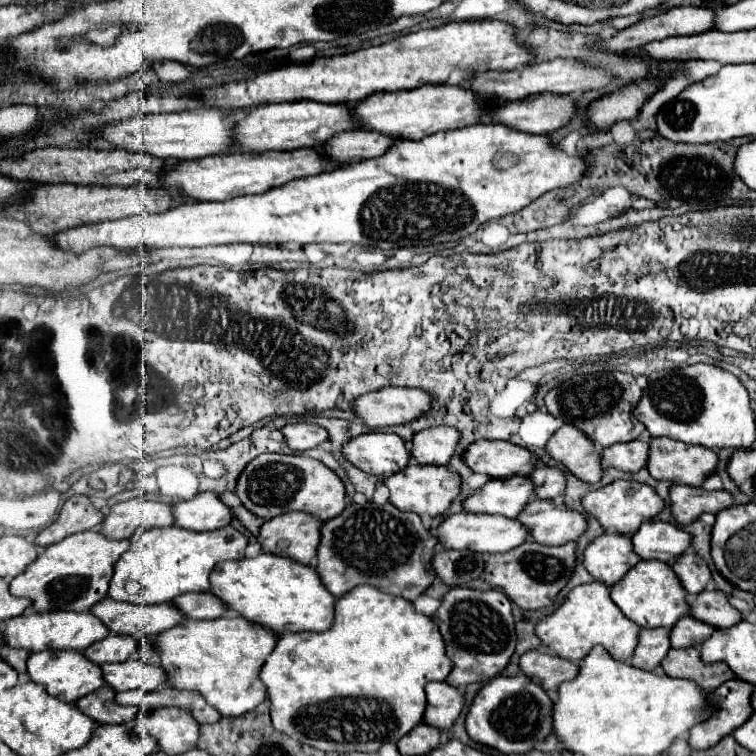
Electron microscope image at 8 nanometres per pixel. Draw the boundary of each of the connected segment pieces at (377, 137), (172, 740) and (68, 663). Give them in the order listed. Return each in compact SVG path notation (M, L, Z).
M377 131L345 133L345 137L333 137L329 145L321 147L321 153L329 153L331 157L337 157L337 161L359 161L359 159L371 159L383 155L393 143L395 137Z
M183 709L141 711L133 725L137 735L155 737L159 751L167 755L179 755L195 749L197 729L197 721L193 721L193 717L189 717Z
M31 653L27 659L27 675L33 683L41 685L49 695L73 703L77 697L83 697L85 693L91 693L93 689L101 687L101 669L99 665L89 665L81 657L81 653Z

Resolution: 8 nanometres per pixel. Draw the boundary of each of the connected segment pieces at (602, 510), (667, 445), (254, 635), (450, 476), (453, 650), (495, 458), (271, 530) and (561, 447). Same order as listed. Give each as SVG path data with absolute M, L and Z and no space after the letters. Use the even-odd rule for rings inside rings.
M613 481L601 489L587 493L581 499L581 505L587 515L593 515L601 523L605 531L633 535L639 529L641 519L653 519L663 509L663 499L649 485L637 481Z
M669 437L649 439L647 469L657 481L699 487L715 471L717 455L701 445L687 445Z
M227 615L211 621L181 621L173 629L153 637L153 649L159 655L159 665L167 673L167 685L173 689L199 691L221 717L237 717L255 709L265 699L265 689L257 671L265 657L273 651L277 639L261 625L249 625L237 615Z
M411 463L399 473L393 473L391 477L385 479L385 485L389 489L389 501L401 509L401 511L413 511L417 515L427 515L427 517L437 517L443 515L451 501L459 495L461 491L461 479L455 471L447 467L435 467L435 465L417 465Z
M453 587L441 601L441 607L431 615L439 625L445 641L445 653L453 663L447 683L453 687L465 687L469 683L485 683L497 677L509 663L515 651L515 625L511 617L511 603L505 593L473 591L467 587Z
M489 439L475 441L465 449L461 457L473 473L483 473L495 479L505 479L513 475L525 477L533 471L537 461L533 453L529 453L519 445L513 445L509 441L489 441ZM511 467L521 467L521 469L511 471Z
M285 513L271 521L265 521L259 529L257 541L265 553L289 557L303 565L313 565L315 553L317 553L317 541L319 541L319 533L317 533L319 527L321 527L321 521L317 521L315 517L309 517L305 513Z
M573 425L559 427L547 441L545 451L585 483L597 483L603 477L599 449Z

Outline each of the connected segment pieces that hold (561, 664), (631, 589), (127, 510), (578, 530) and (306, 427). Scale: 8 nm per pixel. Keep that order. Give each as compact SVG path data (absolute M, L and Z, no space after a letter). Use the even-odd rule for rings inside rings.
M527 651L519 659L519 669L533 683L541 685L545 691L557 691L557 687L565 681L571 681L577 675L577 665L565 659L557 659L555 655L543 651Z
M639 561L619 583L611 587L611 599L639 627L671 629L689 609L685 589L681 589L673 569L663 561Z
M129 499L111 507L101 523L101 533L107 539L129 539L139 527L169 527L173 513L165 503L149 499Z
M559 499L529 501L521 515L517 515L517 521L529 531L531 541L549 547L577 541L587 529L583 513L567 509Z
M289 423L281 427L283 439L293 451L307 451L327 441L327 431L313 423Z

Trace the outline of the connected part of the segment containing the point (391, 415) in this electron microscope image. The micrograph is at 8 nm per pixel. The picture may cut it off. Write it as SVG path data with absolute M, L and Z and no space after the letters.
M385 387L355 401L355 413L369 427L411 423L431 409L431 393L415 387Z

